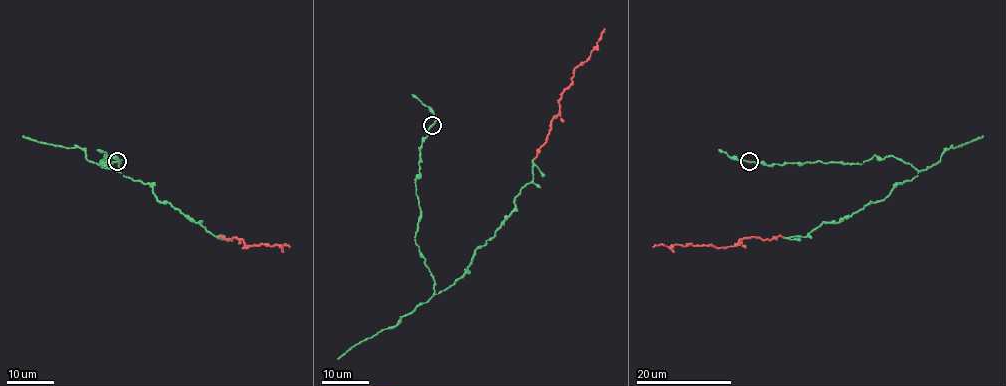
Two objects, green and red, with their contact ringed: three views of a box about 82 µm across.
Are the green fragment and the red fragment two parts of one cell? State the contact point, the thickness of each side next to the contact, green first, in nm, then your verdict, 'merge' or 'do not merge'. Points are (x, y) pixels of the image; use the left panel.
place (117, 161); calibres 190 and 70 nm; merge

